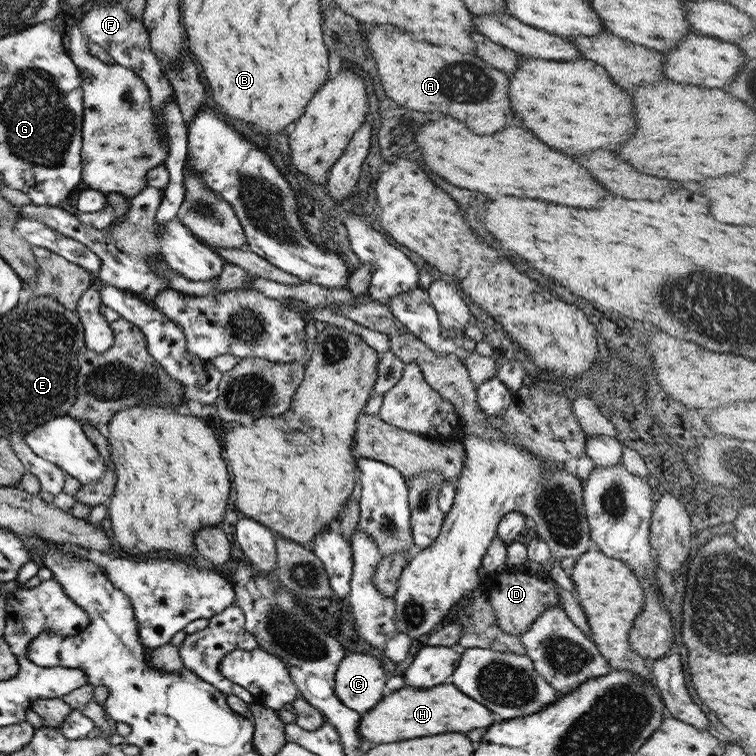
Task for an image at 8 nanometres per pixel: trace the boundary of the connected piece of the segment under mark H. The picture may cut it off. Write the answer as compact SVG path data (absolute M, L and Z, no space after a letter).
M441 683L426 689L403 686L385 695L370 711L360 716L357 735L372 746L435 736L445 732L466 735L471 730L491 726L495 722L493 717L490 710L465 696L451 683Z

